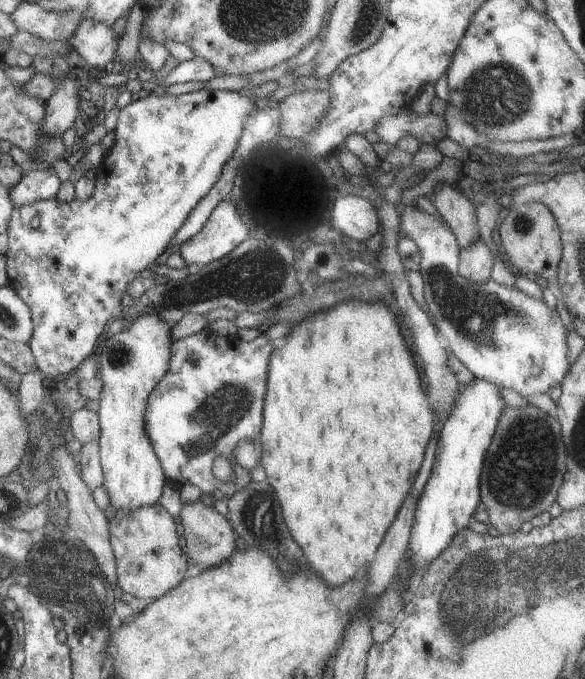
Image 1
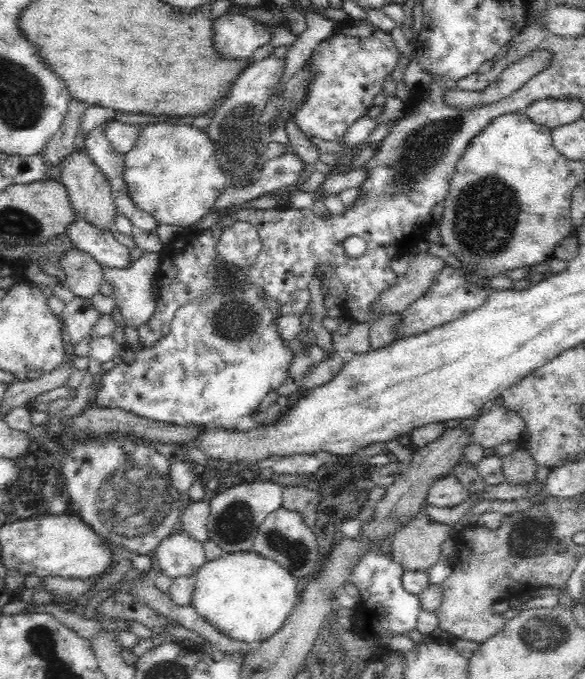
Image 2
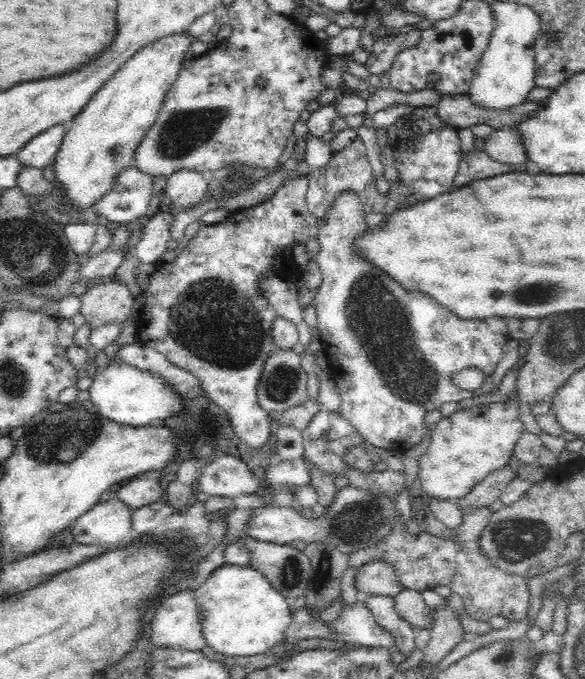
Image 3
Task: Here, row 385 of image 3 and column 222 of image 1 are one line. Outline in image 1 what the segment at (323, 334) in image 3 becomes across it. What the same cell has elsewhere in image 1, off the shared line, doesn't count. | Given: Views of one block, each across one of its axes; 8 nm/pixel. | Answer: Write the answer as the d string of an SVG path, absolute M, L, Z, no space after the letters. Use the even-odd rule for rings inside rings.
M208 327L172 341L169 347L169 368L147 397L144 426L166 480L173 482L178 491L183 484L191 484L197 486L201 493L209 494L213 490L220 490L228 498L251 481L248 470L234 462L233 450L239 440L256 440L259 436L269 355L277 344L264 332L260 332L254 340L244 342L235 334L217 336ZM217 454L234 462L235 482L219 482L213 478L211 462Z

